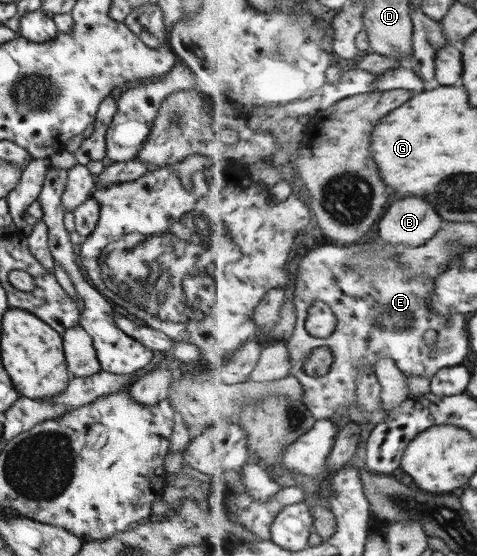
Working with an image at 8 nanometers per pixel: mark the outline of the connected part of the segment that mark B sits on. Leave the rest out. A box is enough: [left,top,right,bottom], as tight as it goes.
[378,198,444,248]

